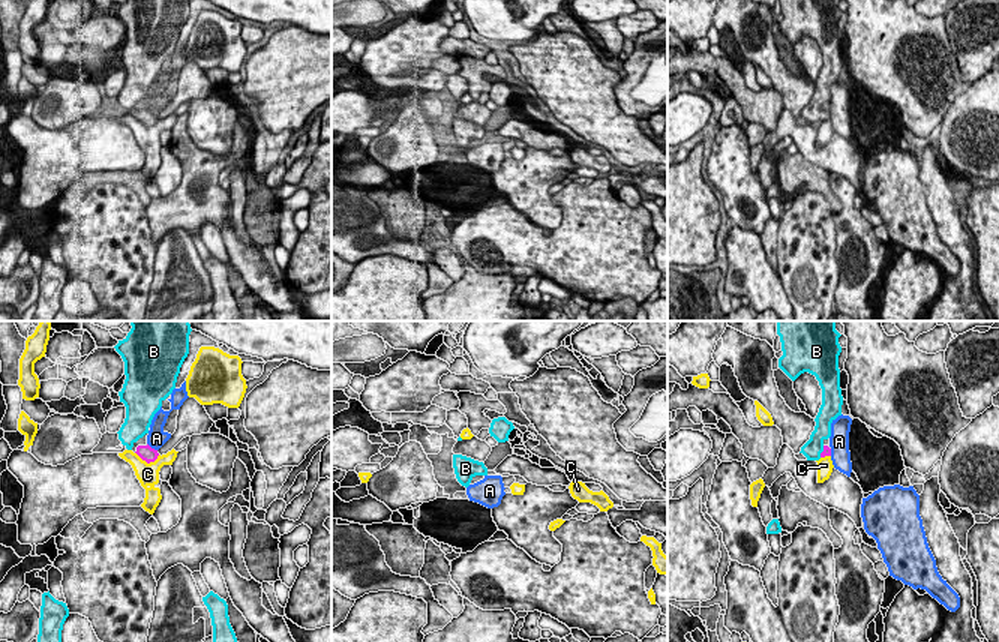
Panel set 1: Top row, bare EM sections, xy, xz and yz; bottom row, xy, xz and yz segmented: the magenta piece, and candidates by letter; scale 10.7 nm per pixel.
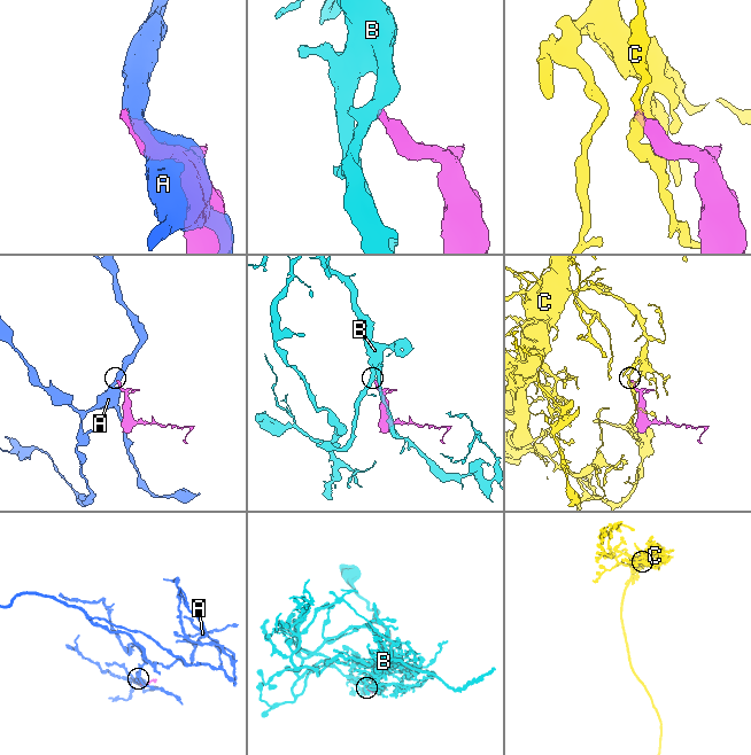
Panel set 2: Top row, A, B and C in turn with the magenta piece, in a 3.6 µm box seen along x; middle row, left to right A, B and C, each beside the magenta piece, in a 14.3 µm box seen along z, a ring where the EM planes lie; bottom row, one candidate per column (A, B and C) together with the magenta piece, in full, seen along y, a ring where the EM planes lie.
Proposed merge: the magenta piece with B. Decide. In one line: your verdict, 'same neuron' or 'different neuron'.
same neuron

